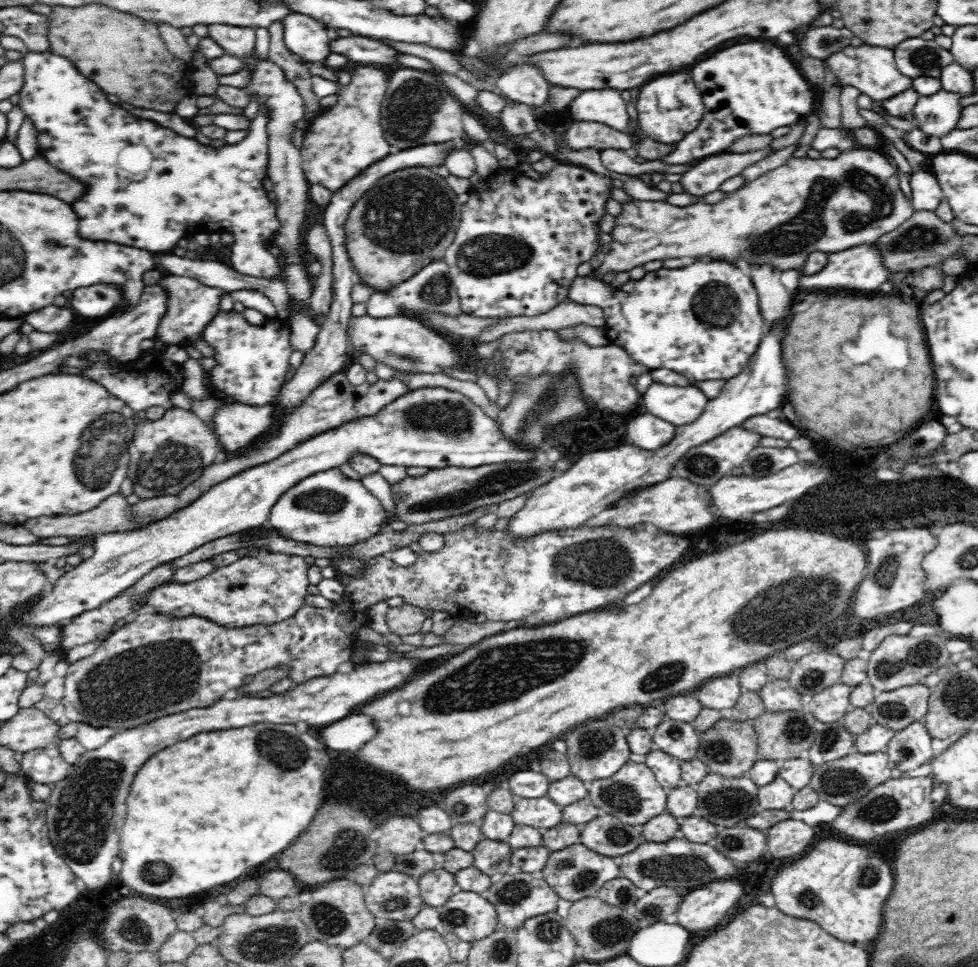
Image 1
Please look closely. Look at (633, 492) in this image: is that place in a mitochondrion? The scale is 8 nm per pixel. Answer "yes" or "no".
no

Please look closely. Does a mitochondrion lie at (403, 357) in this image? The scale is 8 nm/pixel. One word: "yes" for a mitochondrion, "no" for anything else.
yes

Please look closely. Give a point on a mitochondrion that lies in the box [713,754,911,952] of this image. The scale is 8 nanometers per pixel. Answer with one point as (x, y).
(869, 875)

